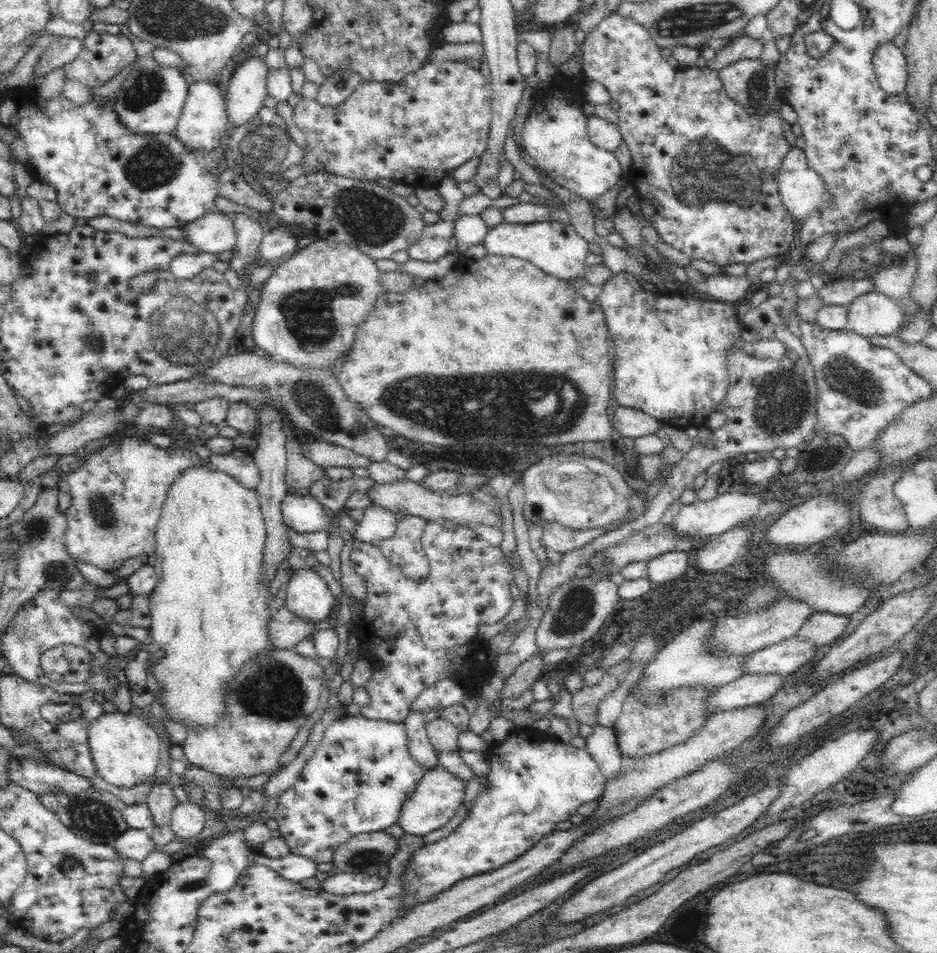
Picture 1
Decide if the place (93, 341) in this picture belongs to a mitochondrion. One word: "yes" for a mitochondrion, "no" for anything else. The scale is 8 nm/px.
yes

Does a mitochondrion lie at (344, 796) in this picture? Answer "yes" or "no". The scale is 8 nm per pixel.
no

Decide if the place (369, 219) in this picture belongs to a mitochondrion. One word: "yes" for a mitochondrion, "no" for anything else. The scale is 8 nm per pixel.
yes

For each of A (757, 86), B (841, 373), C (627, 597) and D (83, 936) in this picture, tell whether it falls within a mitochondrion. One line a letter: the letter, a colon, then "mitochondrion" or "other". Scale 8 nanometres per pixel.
A: mitochondrion
B: mitochondrion
C: other
D: other

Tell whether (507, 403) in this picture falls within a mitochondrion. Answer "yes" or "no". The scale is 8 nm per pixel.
yes

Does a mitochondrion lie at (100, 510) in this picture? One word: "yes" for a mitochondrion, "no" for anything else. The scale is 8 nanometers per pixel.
yes

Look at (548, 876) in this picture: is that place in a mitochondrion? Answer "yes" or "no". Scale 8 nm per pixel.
no

